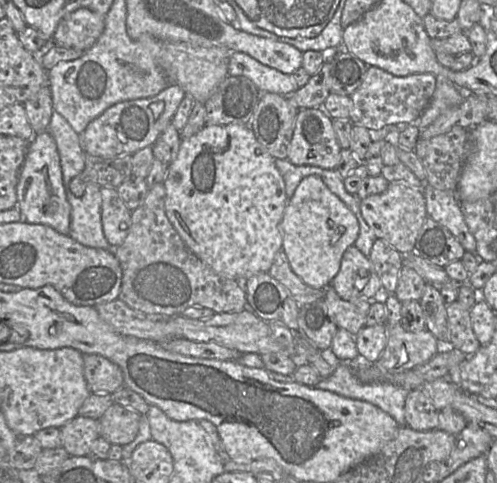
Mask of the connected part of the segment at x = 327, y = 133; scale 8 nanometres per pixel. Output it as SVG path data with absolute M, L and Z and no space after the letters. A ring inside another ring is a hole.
M322 108L299 109L287 160L296 166L334 170L342 149L332 123L333 119Z

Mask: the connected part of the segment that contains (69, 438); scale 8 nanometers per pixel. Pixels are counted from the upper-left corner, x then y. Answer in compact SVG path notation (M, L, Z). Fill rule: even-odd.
M76 416L60 428L61 447L70 456L87 456L92 444L99 436L98 420Z

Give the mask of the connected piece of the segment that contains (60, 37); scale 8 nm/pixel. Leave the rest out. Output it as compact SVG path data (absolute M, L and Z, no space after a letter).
M87 8L66 15L51 38L55 46L86 52L104 31L104 16Z

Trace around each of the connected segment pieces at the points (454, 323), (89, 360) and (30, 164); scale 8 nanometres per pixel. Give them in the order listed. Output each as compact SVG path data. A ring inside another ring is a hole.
M455 301L447 305L447 322L449 329L449 346L467 356L475 354L481 347L472 328L470 310Z
M98 354L84 355L83 374L91 393L112 394L124 386L122 369Z
M48 131L35 134L29 140L26 156L16 186L17 206L23 219L31 224L44 224L57 232L69 235L71 205L63 185L60 156Z

